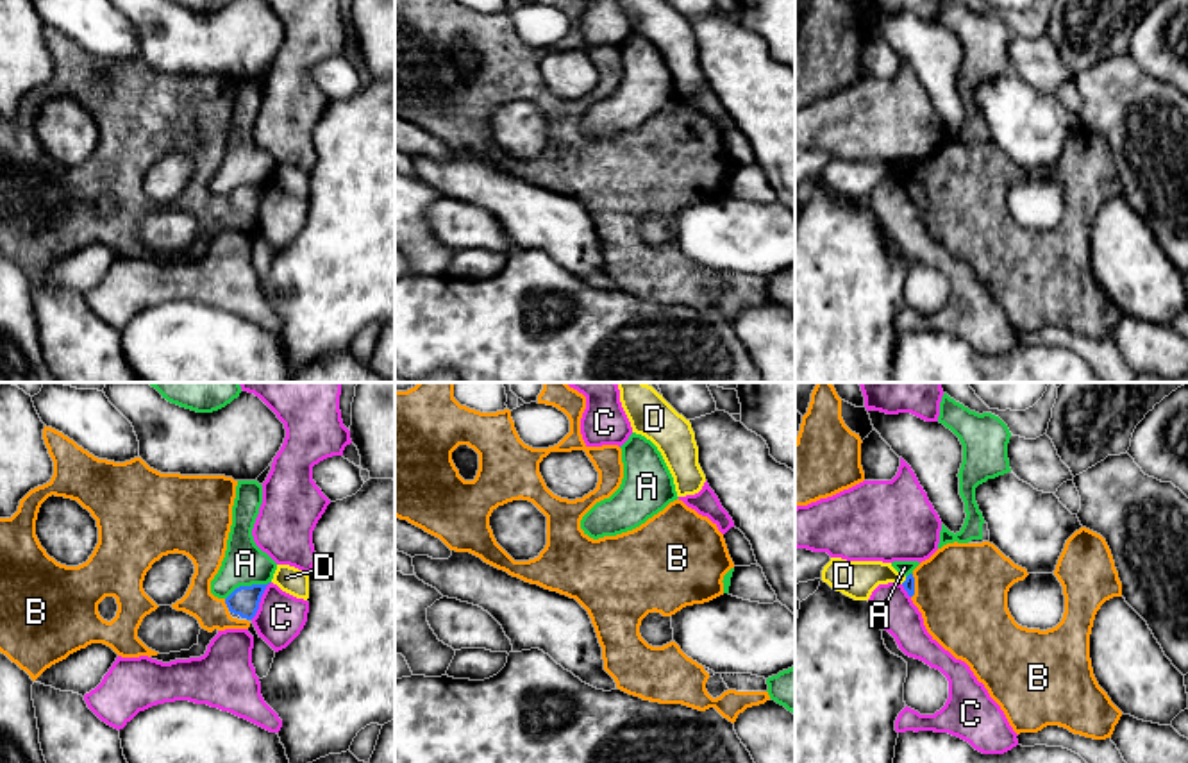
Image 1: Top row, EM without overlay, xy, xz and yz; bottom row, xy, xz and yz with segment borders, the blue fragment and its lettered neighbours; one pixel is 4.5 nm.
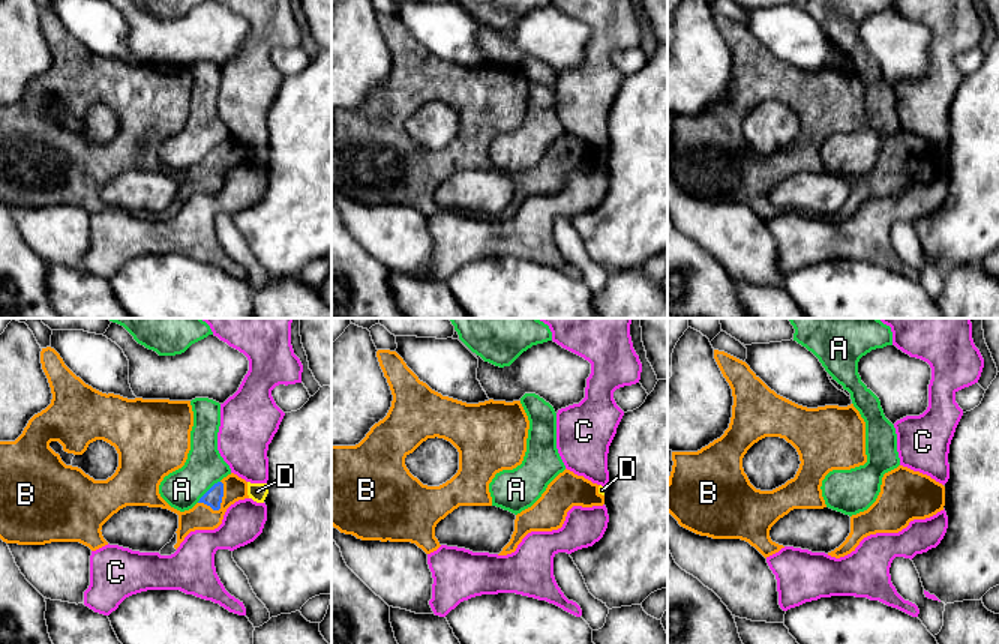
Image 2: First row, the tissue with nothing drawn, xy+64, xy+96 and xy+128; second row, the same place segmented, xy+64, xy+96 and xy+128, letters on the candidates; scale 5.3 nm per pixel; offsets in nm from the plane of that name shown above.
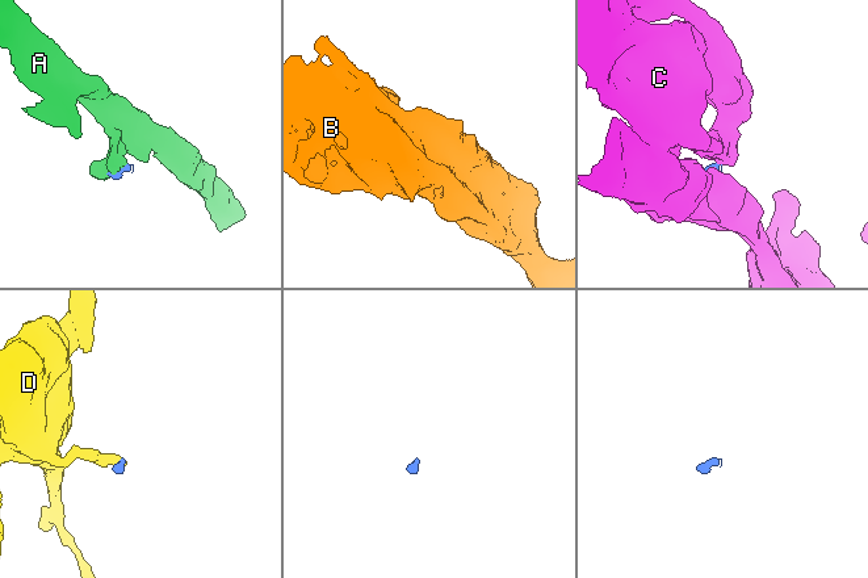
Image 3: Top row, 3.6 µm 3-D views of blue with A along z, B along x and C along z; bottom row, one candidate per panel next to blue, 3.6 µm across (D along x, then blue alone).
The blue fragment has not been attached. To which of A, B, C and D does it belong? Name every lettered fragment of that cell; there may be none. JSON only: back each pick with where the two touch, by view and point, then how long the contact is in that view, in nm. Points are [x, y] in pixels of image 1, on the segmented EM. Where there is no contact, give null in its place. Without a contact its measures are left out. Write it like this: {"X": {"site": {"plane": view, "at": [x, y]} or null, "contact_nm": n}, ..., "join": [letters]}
{"B": {"site": {"plane": "yz", "at": [913, 586]}, "contact_nm": 110}, "join": ["B"]}

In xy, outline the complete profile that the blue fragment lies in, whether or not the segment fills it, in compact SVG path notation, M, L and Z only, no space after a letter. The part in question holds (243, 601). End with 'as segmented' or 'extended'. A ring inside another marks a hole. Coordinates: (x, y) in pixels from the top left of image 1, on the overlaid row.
M46 425L43 440L54 461L52 479L30 490L11 518L0 518L2 654L36 681L46 668L91 643L104 643L121 658L148 656L170 663L204 656L220 631L250 627L268 584L239 586L227 599L211 593L211 581L227 550L238 481L225 475L161 474L141 457L125 463L98 459ZM52 495L77 500L96 520L98 543L79 566L57 563L36 536L39 507ZM175 552L193 561L195 574L186 595L172 608L195 616L202 629L189 650L159 654L138 638L143 618L159 608L145 593L143 581L155 561ZM105 597L114 597L118 604L111 622L98 613Z | extended

